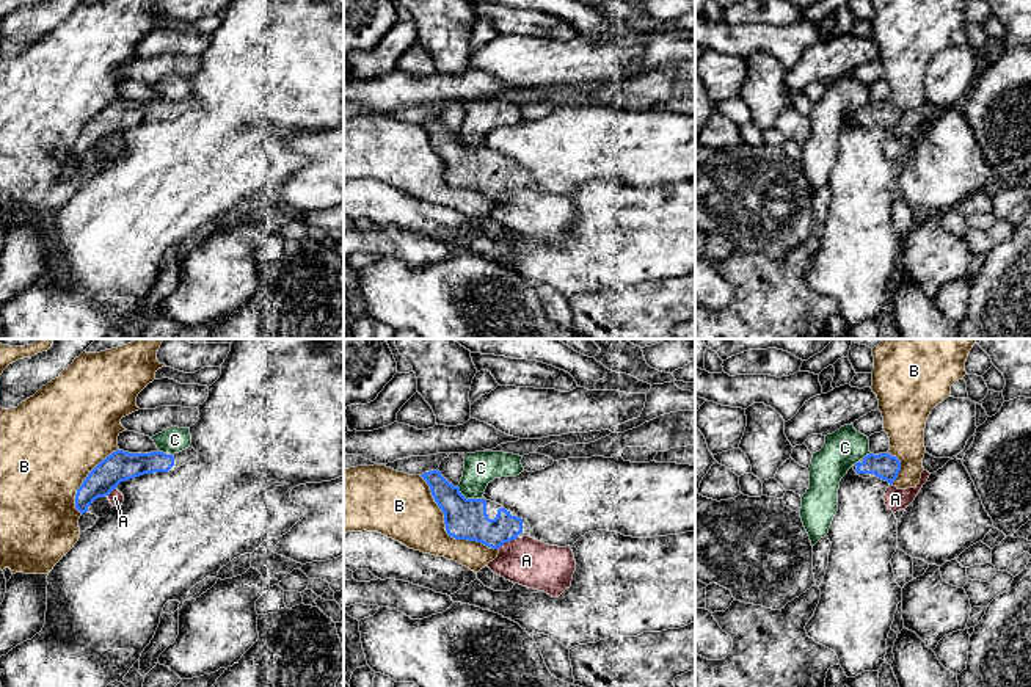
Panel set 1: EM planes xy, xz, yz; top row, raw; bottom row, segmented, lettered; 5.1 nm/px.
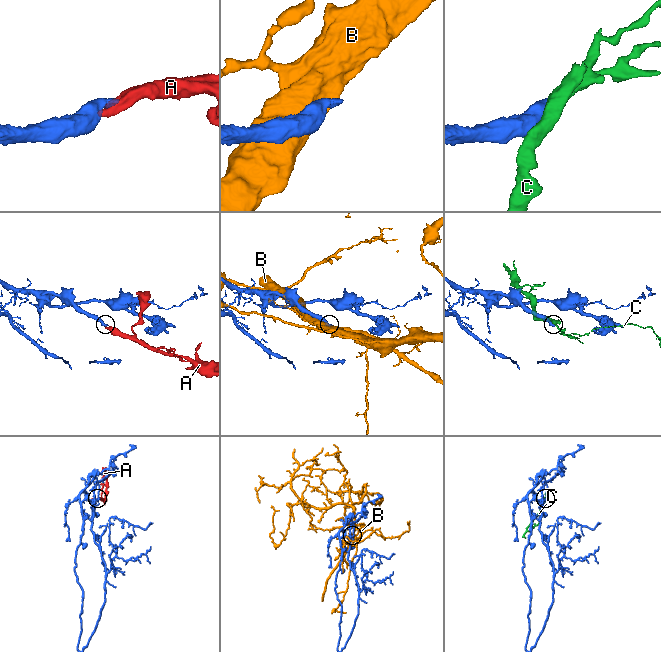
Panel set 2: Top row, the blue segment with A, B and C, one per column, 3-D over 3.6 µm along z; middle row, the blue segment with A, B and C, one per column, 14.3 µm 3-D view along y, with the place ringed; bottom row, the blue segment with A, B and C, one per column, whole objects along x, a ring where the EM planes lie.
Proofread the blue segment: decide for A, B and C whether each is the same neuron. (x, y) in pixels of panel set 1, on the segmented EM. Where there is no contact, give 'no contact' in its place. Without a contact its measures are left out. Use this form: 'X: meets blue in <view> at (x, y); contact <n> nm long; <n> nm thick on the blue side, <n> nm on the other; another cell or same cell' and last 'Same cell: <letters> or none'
A: meets blue in xz at (507, 541); contact 120 nm long; 200 nm thick on the blue side, 240 nm on the other; same cell
B: meets blue in xz at (446, 530); contact 550 nm long; 200 nm thick on the blue side, 320 nm on the other; another cell
C: meets blue in xz at (468, 499); contact 140 nm long; 200 nm thick on the blue side, 170 nm on the other; another cell
Same cell: A

